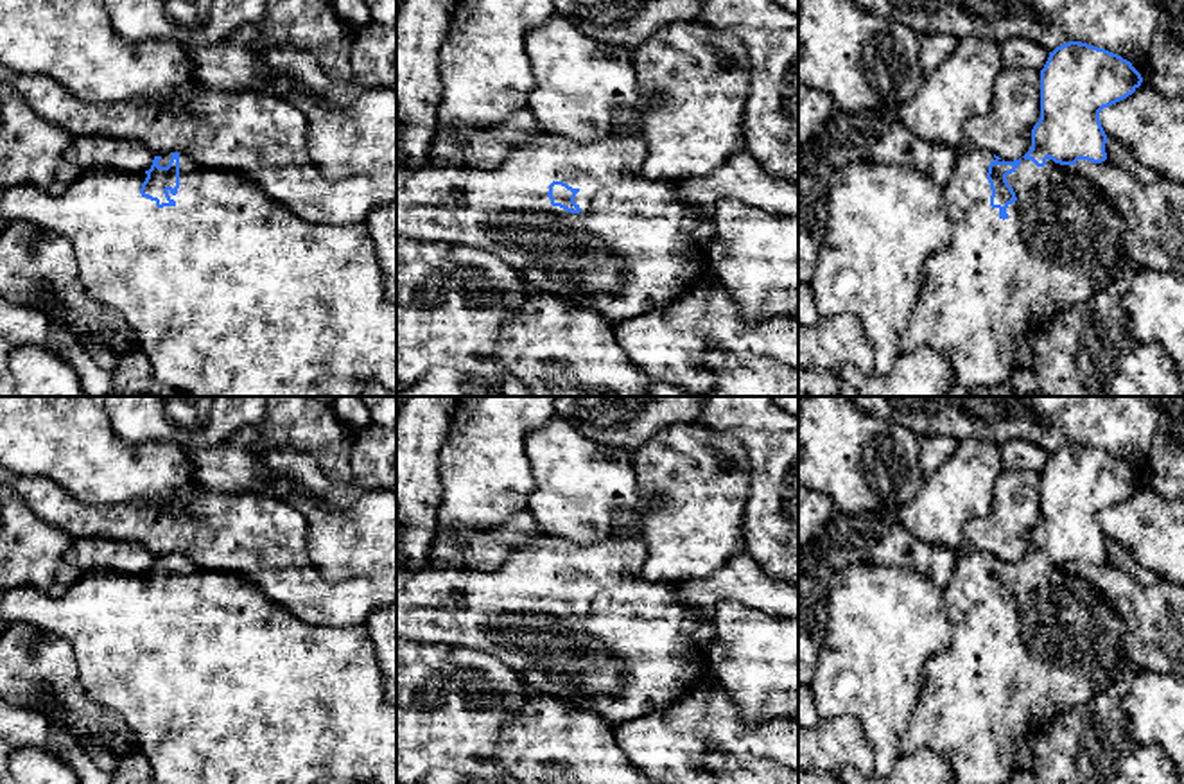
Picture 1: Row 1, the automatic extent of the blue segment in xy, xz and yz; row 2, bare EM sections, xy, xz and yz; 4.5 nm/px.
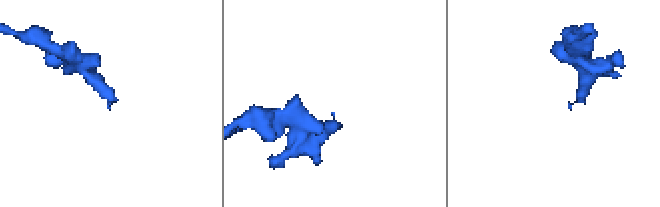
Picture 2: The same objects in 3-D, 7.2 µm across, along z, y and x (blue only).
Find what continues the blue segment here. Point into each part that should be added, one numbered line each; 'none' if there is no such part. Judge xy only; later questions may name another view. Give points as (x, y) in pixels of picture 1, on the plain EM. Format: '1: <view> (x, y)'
1: xy (228, 688)

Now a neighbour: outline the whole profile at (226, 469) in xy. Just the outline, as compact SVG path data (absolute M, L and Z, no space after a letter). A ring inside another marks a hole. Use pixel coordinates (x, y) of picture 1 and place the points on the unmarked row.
M231 441L215 447L187 450L196 483L210 492L264 493L273 477L266 474L258 454L251 454Z

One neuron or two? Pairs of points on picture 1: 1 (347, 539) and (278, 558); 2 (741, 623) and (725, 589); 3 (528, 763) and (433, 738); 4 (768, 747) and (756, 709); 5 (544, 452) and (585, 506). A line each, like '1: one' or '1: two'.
1: two
2: two
3: two
4: two
5: one

